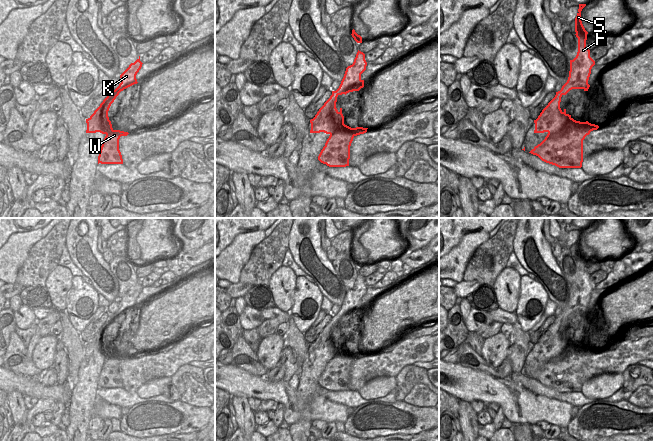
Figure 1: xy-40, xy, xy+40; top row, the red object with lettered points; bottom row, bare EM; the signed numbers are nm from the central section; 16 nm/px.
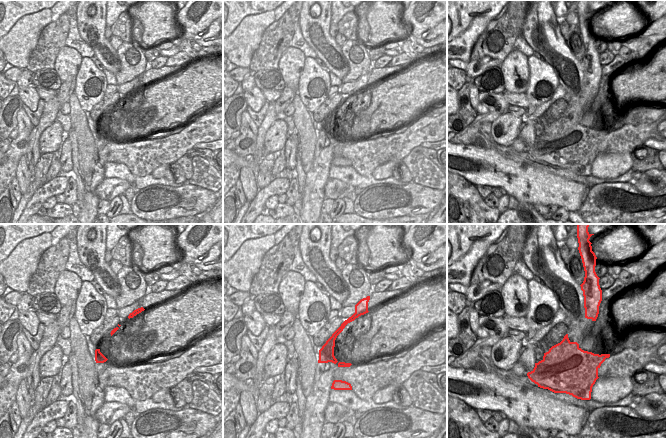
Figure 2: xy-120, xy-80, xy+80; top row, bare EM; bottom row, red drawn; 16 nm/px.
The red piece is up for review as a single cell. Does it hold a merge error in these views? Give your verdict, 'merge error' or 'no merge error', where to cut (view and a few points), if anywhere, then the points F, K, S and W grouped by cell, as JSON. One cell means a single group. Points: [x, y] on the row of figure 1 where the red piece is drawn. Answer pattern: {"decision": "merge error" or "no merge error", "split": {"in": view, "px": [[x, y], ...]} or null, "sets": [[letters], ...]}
{"decision": "merge error", "split": {"in": "xy", "px": [[335, 105], [333, 111], [329, 111], [315, 120]]}, "sets": [["F", "K", "S"], ["W"]]}

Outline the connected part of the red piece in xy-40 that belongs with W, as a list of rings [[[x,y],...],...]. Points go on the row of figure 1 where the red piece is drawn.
[[[102,114],[94,121],[92,118],[88,118],[86,123],[86,133],[100,132],[106,135],[99,152],[98,164],[123,164],[122,155],[119,150],[119,139],[121,136],[127,136],[129,133],[114,130],[108,114]]]

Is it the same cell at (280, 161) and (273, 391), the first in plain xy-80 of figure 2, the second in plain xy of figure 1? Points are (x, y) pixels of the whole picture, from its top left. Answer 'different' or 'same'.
different

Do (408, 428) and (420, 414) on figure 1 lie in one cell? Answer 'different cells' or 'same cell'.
same cell

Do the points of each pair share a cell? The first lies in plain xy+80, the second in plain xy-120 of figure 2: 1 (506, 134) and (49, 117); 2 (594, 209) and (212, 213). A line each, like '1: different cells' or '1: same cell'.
1: different cells
2: different cells

